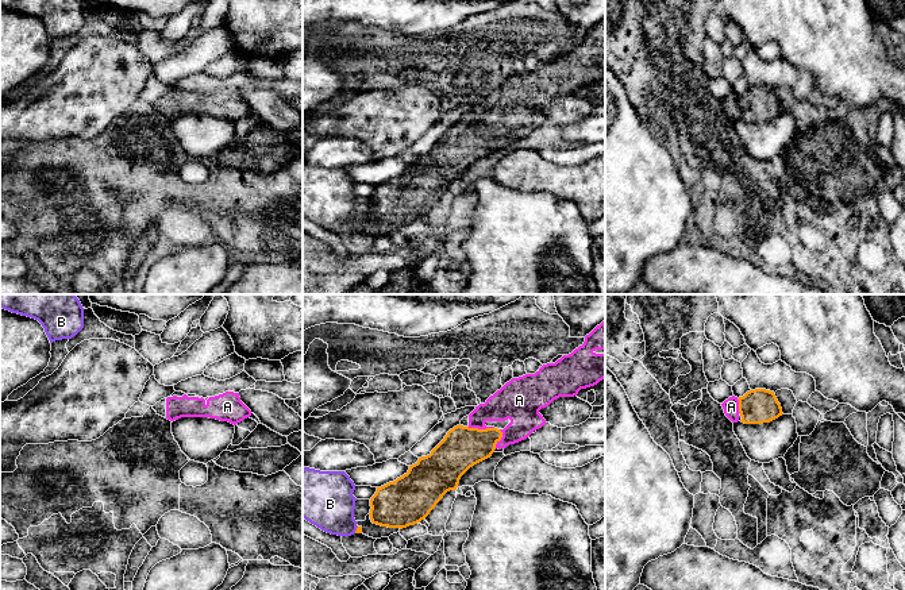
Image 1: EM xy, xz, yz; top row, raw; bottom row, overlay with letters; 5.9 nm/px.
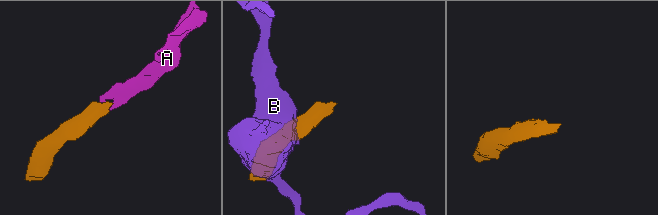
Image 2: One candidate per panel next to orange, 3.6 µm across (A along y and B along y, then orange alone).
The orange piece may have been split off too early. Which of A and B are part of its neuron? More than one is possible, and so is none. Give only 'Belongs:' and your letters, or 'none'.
Belongs: A

